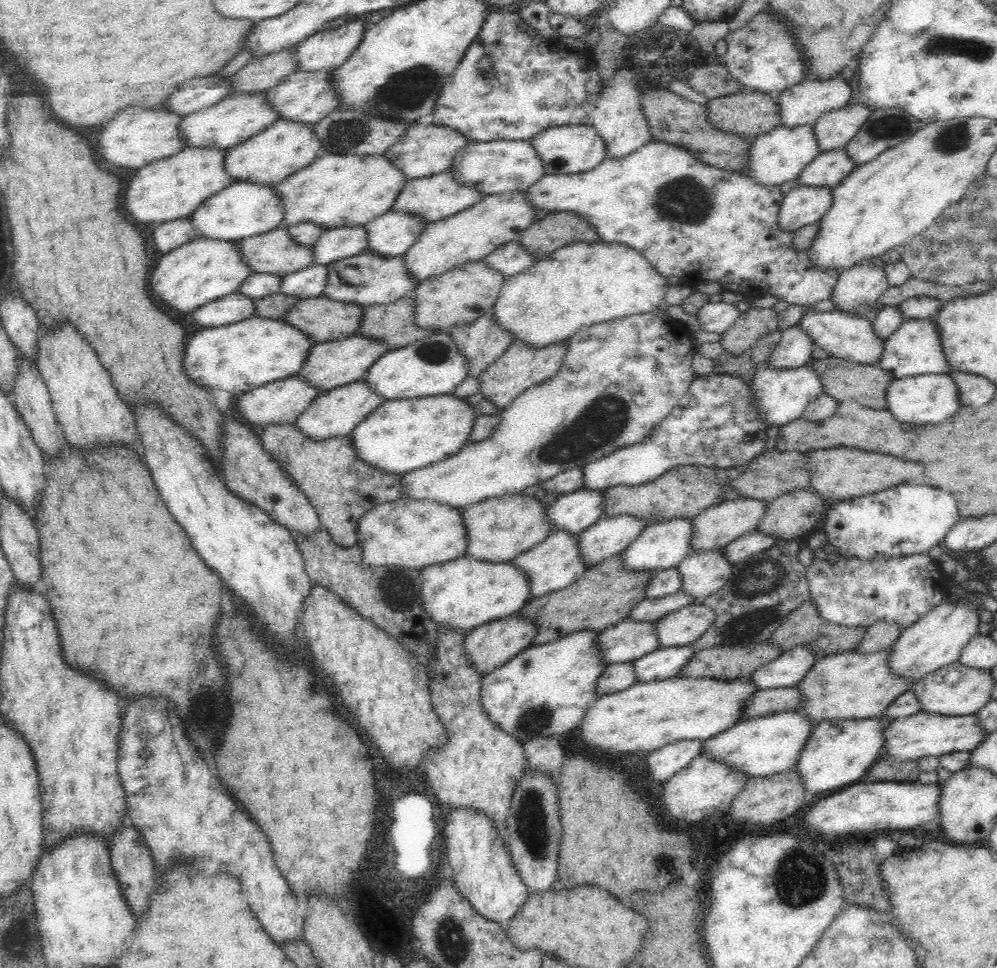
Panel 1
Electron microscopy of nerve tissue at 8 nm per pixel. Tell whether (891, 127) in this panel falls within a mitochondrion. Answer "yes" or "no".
yes

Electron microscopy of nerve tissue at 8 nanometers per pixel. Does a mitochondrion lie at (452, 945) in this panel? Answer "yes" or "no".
yes

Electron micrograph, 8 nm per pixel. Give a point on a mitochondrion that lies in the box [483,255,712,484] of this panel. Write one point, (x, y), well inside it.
(598, 427)

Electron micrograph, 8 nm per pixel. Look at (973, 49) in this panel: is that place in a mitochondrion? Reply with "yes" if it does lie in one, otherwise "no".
yes

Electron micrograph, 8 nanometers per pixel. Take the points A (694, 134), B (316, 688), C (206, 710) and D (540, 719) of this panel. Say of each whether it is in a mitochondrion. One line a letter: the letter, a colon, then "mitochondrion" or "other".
A: other
B: mitochondrion
C: mitochondrion
D: mitochondrion

